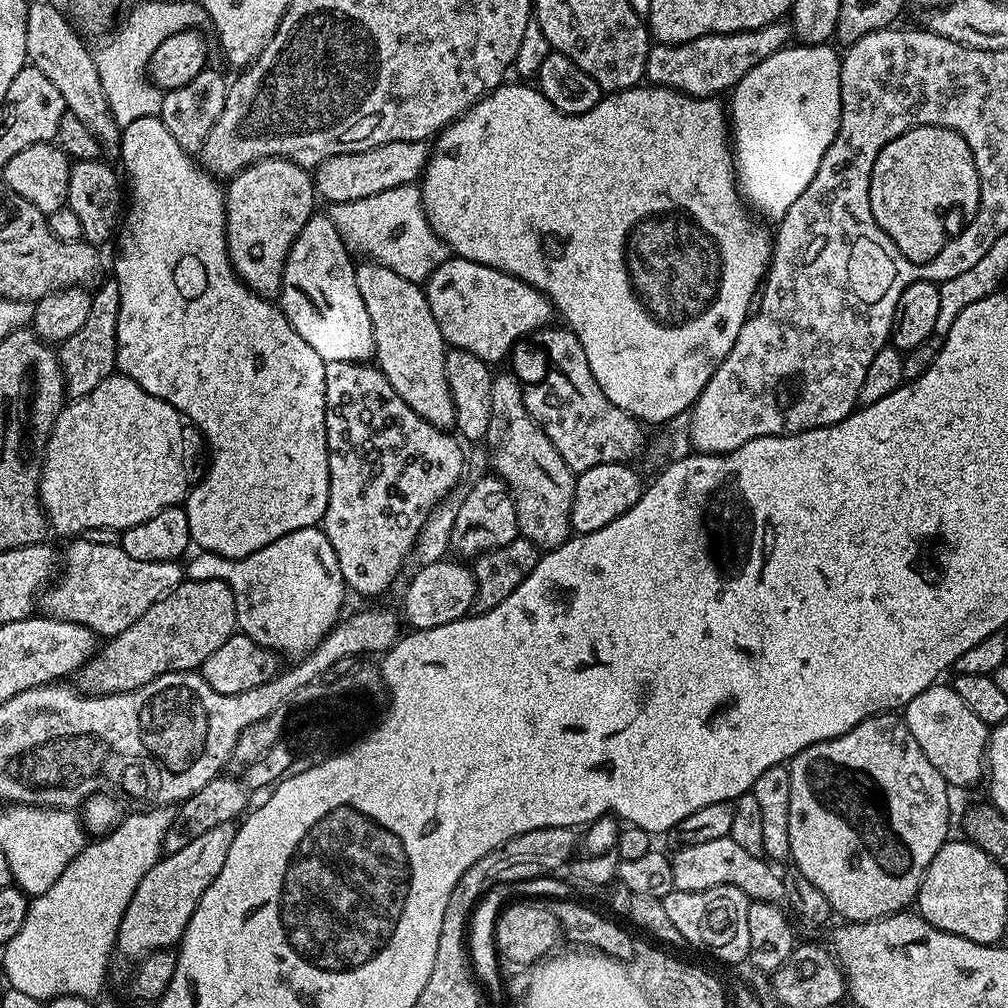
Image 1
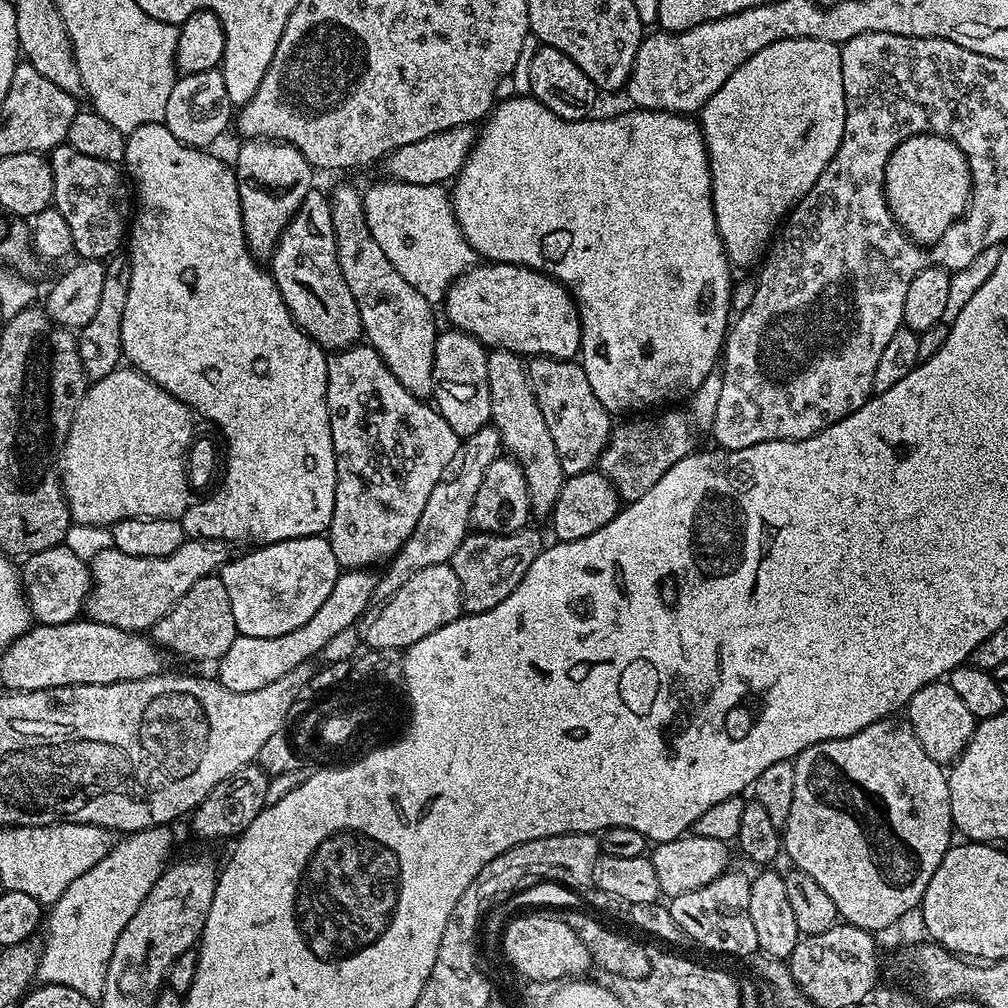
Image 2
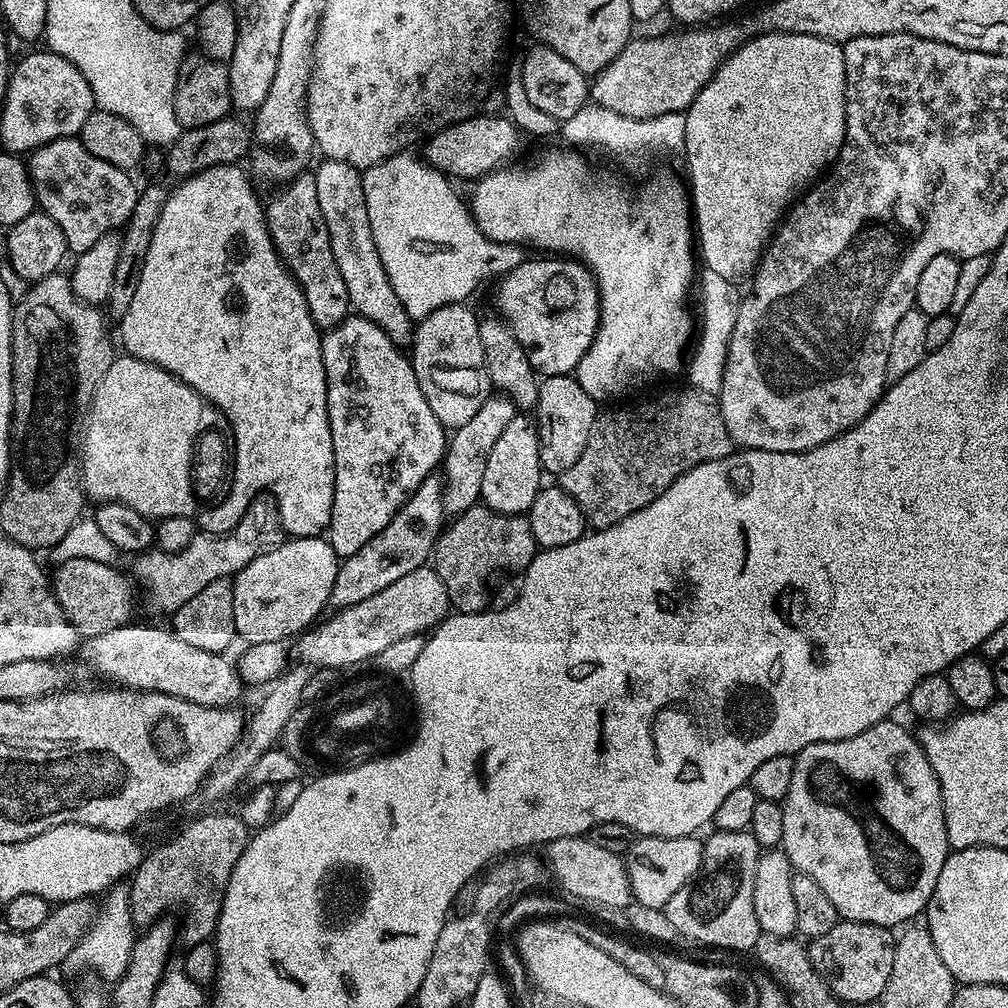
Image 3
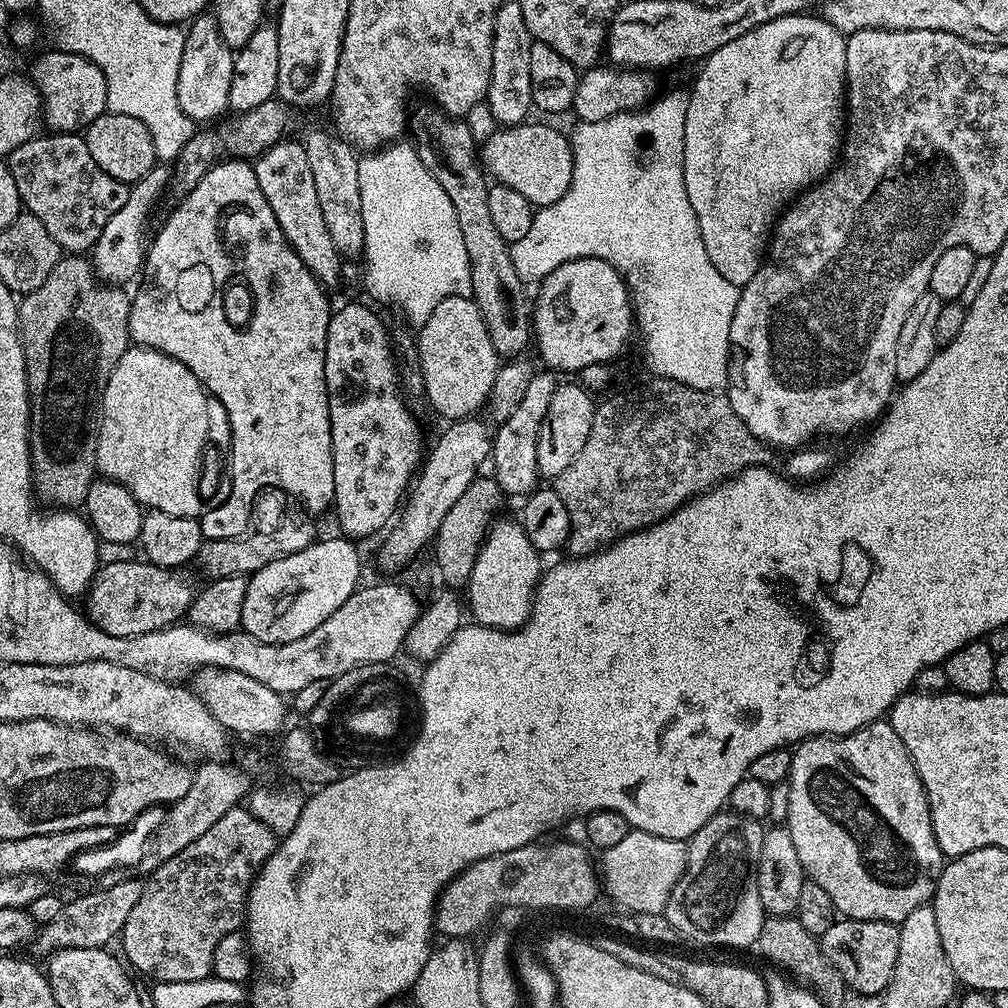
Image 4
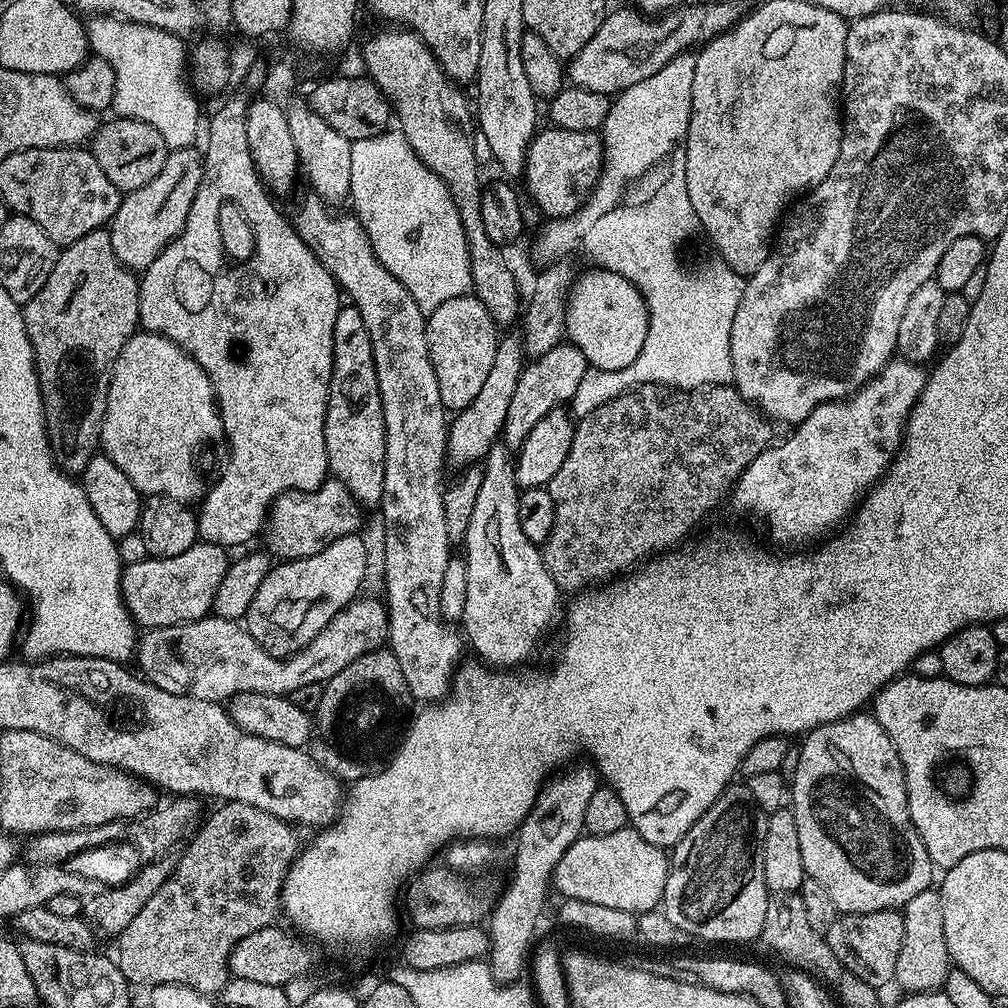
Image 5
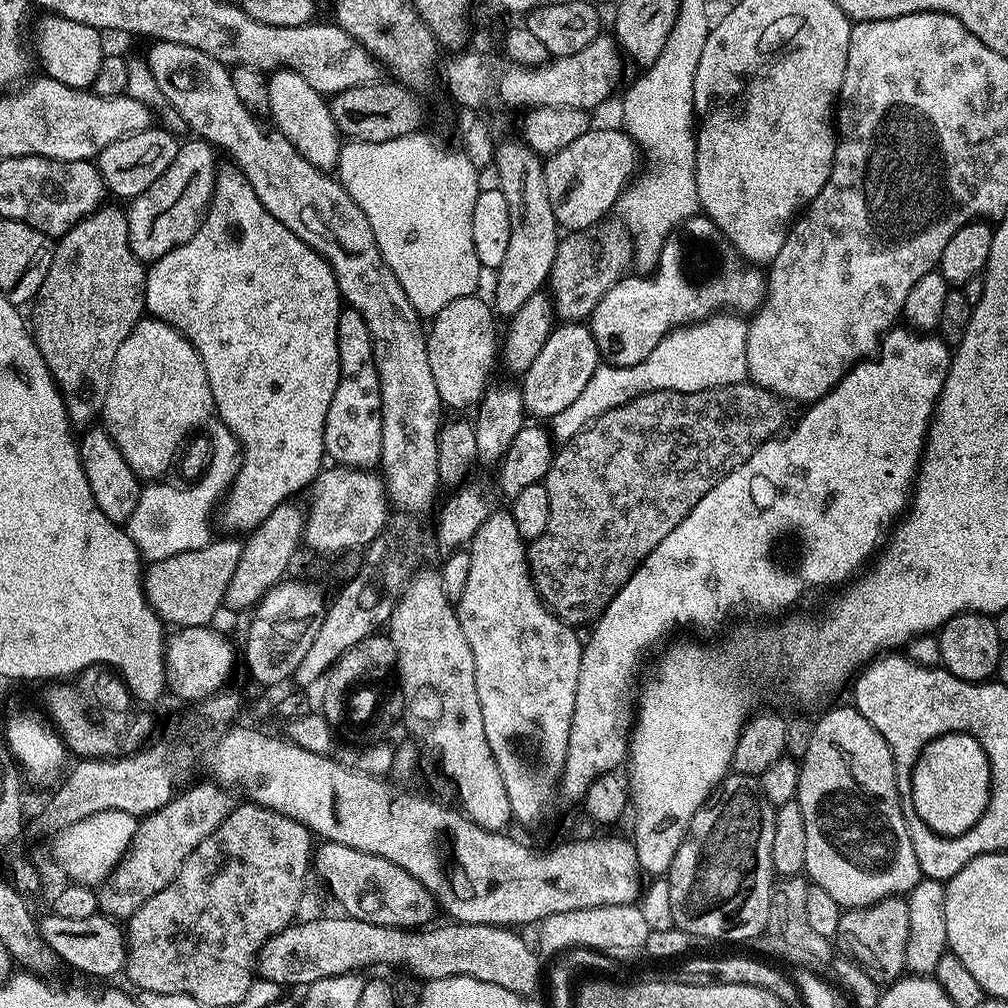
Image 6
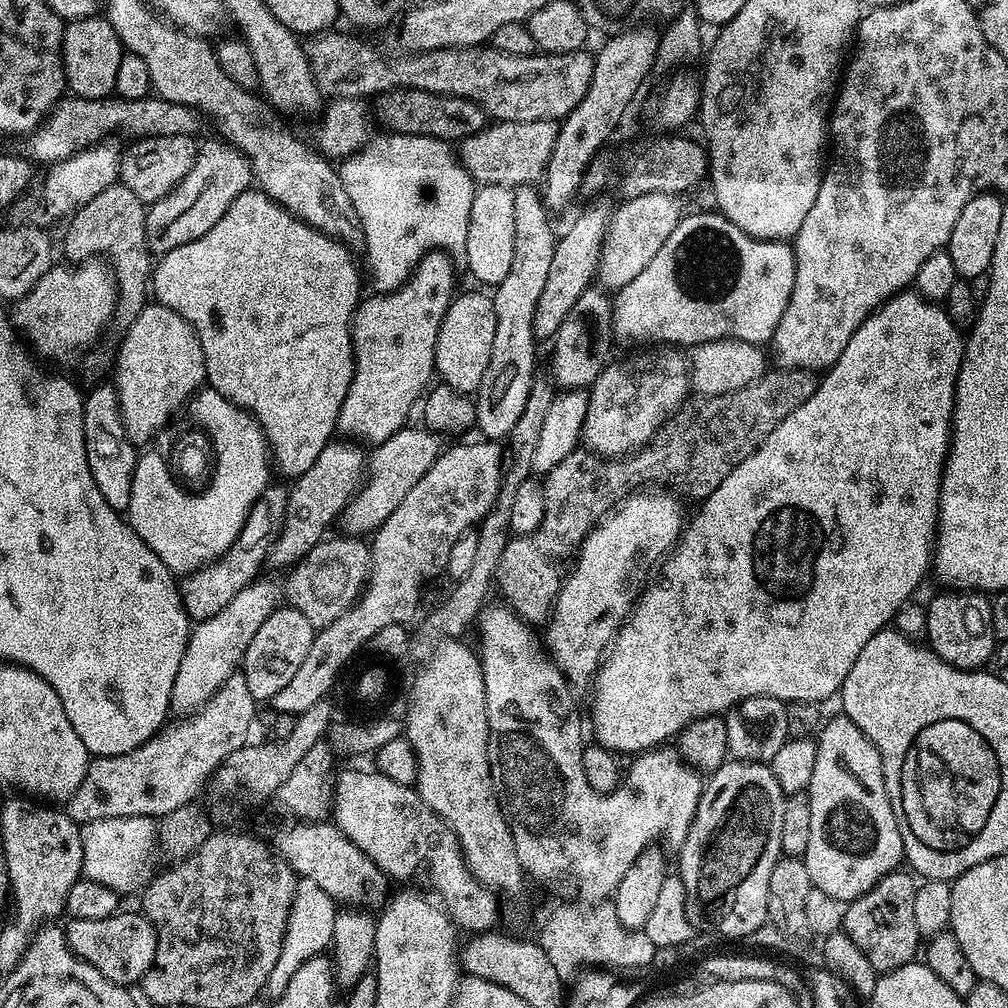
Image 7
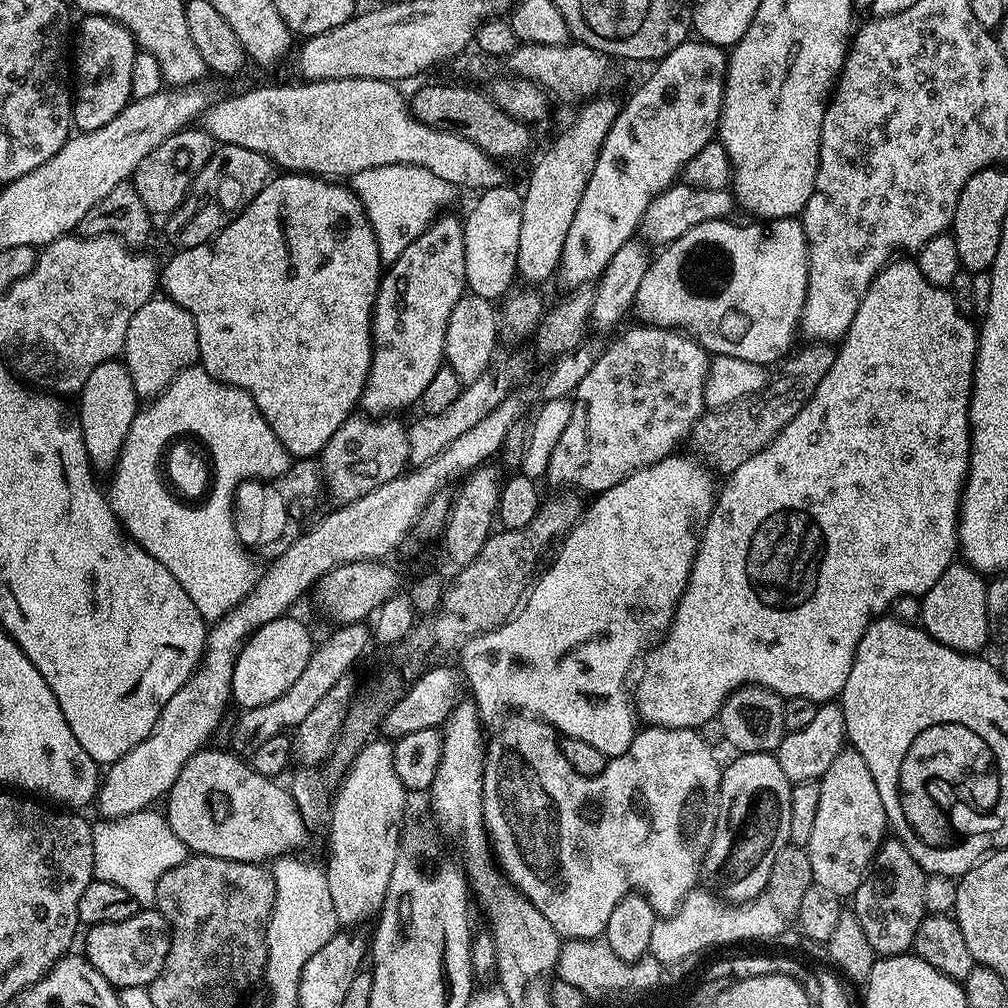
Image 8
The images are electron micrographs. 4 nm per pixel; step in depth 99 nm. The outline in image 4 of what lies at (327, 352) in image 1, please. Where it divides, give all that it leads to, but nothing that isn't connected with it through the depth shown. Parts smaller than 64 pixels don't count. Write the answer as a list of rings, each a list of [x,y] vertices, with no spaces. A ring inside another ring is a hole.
[[[299,139],[279,140],[255,157],[254,167],[258,186],[262,186],[262,194],[266,194],[266,202],[270,202],[270,210],[274,210],[274,218],[278,218],[278,226],[282,226],[282,234],[286,234],[286,242],[290,242],[294,254],[302,258],[306,270],[314,274],[318,283],[325,286],[338,283],[342,257],[334,246],[334,238],[330,238],[330,230],[326,230],[326,222],[322,219],[322,205],[318,203],[318,194],[314,191],[314,173],[310,170],[310,158],[306,158],[303,143]]]

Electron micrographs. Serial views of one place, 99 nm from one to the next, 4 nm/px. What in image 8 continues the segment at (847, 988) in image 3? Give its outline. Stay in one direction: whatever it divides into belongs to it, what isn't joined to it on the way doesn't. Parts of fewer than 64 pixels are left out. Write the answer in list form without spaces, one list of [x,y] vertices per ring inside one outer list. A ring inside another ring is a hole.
[[[895,838],[885,839],[884,843],[880,845],[879,850],[876,851],[876,858],[873,860],[867,876],[865,876],[854,894],[856,917],[858,922],[862,922],[862,931],[866,934],[870,946],[874,946],[877,957],[903,956],[911,949],[914,942],[914,934],[918,934],[918,926],[926,915],[924,903],[926,902],[925,891],[927,881],[928,876],[924,868],[918,866],[918,862],[914,862],[914,854],[910,854],[910,850],[906,850],[904,843]]]

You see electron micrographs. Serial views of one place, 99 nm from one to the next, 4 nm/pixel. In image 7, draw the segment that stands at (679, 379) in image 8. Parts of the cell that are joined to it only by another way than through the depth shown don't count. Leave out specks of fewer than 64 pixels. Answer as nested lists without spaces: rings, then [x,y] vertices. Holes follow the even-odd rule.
[[[652,346],[640,350],[637,356],[628,356],[625,360],[613,359],[604,365],[598,378],[587,389],[588,405],[586,418],[580,427],[583,447],[589,452],[605,458],[619,458],[637,452],[652,441],[652,435],[670,419],[672,413],[690,396],[690,360],[676,346]]]

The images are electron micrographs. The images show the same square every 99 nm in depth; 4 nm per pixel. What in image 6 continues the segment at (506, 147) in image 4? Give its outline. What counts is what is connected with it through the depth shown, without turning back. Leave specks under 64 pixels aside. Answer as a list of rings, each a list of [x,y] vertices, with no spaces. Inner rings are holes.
[[[589,127],[588,131],[578,134],[574,142],[544,160],[550,210],[554,210],[557,225],[565,233],[581,232],[583,228],[599,224],[615,209],[621,192],[637,175],[636,163],[642,160],[641,149],[627,132],[616,128]]]

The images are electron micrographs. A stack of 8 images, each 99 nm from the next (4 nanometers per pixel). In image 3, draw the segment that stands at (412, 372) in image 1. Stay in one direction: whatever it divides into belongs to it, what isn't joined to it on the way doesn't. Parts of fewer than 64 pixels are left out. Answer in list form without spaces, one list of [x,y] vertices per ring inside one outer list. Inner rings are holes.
[[[327,158],[319,162],[321,164],[317,163],[314,168],[318,207],[322,210],[322,218],[326,218],[326,230],[330,230],[334,262],[338,262],[338,270],[342,270],[342,282],[346,282],[351,311],[377,324],[392,341],[411,341],[414,322],[406,314],[398,294],[394,294],[394,286],[390,286],[390,278],[386,278],[382,258],[378,258],[378,246],[374,246],[370,214],[366,214],[366,194],[361,169]]]

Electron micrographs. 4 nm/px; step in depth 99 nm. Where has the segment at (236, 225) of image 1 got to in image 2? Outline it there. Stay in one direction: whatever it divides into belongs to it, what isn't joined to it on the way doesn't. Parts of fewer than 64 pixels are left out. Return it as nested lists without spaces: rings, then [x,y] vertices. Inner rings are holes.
[[[248,138],[243,143],[236,152],[234,163],[242,226],[248,248],[257,261],[264,262],[271,257],[282,230],[286,230],[298,206],[302,206],[302,198],[313,191],[314,169],[311,162],[292,144],[263,138]]]

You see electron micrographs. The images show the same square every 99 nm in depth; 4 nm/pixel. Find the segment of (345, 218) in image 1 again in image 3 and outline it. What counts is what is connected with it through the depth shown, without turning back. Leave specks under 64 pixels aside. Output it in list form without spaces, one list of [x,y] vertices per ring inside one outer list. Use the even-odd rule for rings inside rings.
[[[397,154],[391,156],[389,160],[378,162],[374,166],[363,169],[364,193],[366,194],[366,214],[370,214],[370,230],[374,234],[374,246],[378,246],[378,258],[382,258],[382,266],[386,270],[386,278],[390,278],[390,286],[394,286],[394,294],[398,294],[398,298],[402,302],[402,306],[406,310],[406,314],[413,322],[425,320],[430,314],[434,314],[434,310],[438,310],[442,306],[450,306],[451,304],[463,304],[469,298],[468,295],[479,286],[483,280],[488,280],[491,276],[495,278],[503,278],[508,273],[514,271],[519,264],[523,264],[526,259],[525,249],[518,244],[499,244],[493,240],[488,240],[478,230],[476,221],[472,219],[472,214],[467,203],[460,201],[458,193],[452,189],[453,181],[445,176],[443,172],[437,171],[431,165],[425,164],[421,159],[415,160],[414,157],[408,156],[412,154]]]

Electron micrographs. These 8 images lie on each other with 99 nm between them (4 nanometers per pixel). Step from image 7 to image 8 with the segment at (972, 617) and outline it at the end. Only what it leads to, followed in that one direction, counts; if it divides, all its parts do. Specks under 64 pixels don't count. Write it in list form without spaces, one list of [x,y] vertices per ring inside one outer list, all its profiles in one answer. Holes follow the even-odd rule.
[[[954,562],[942,574],[942,578],[938,578],[938,582],[934,582],[934,586],[930,586],[930,590],[924,593],[920,606],[919,623],[925,632],[929,632],[938,642],[942,642],[942,646],[950,646],[950,650],[969,654],[983,653],[985,651],[983,648],[990,644],[987,597],[988,584],[985,577],[966,562]]]

